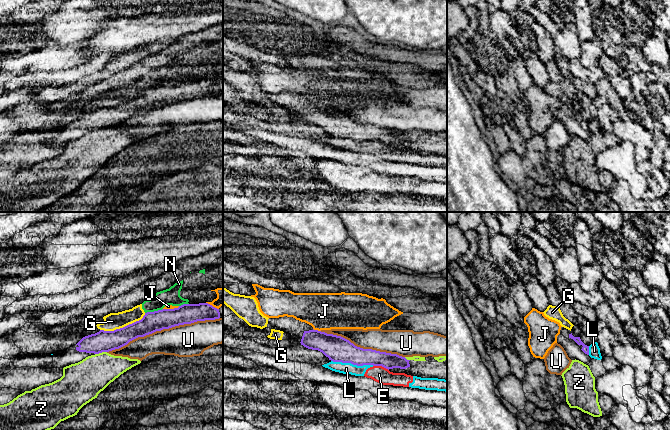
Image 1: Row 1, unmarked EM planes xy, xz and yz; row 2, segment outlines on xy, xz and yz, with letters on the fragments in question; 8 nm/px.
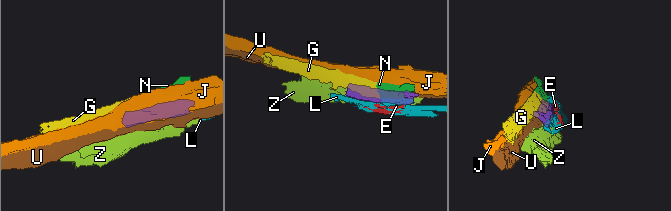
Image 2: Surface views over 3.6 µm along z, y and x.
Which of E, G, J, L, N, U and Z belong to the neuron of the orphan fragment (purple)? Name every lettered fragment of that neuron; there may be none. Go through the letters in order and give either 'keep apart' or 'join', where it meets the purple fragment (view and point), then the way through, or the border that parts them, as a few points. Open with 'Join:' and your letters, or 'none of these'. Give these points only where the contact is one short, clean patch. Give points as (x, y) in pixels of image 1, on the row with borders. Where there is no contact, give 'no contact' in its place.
Join: none of these
E: keep apart | xz (381, 365) | along xz (373, 365), (381, 365), (388, 370)
G: keep apart | xy (123, 327)
J: keep apart | xz (317, 330)
L: keep apart | xz (352, 363)
N: keep apart | xy (154, 311) | along xy (162, 308), (145, 313)
U: keep apart | xy (163, 328)
Z: keep apart | xy (100, 352)

